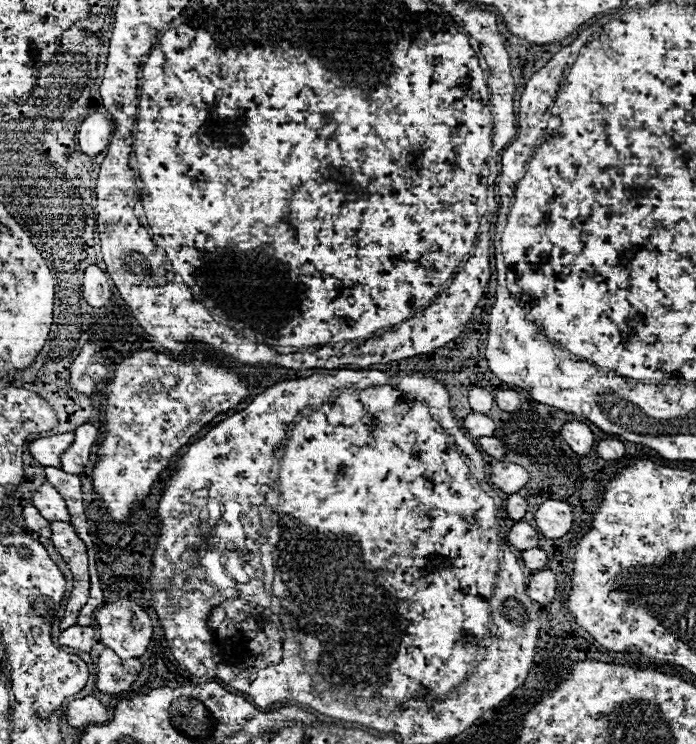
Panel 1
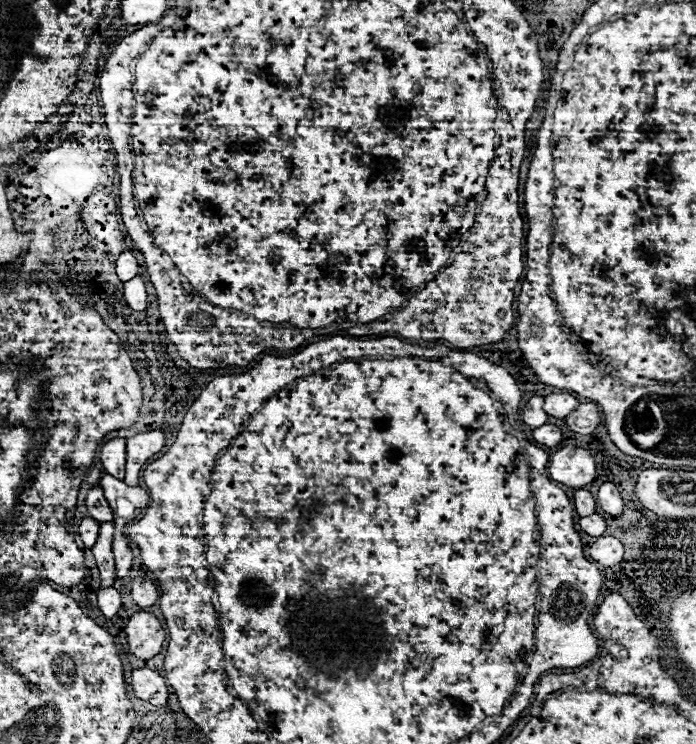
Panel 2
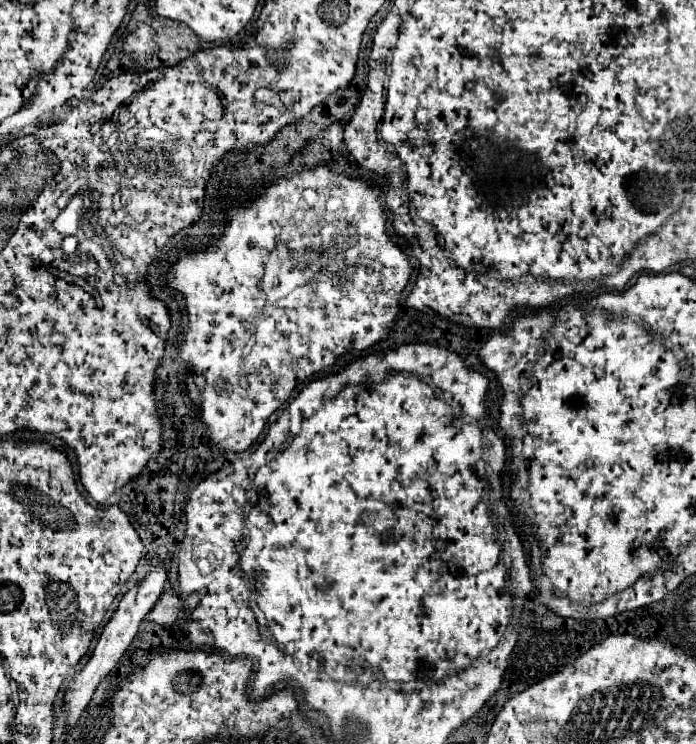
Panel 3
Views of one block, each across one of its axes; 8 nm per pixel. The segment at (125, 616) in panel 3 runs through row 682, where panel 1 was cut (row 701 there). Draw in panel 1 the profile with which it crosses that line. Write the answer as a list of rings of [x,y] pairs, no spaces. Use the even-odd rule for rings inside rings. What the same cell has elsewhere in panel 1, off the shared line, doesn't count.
[[[84,696],[68,704],[66,718],[70,726],[84,728],[88,724],[104,724],[108,720],[108,710],[94,696]]]

